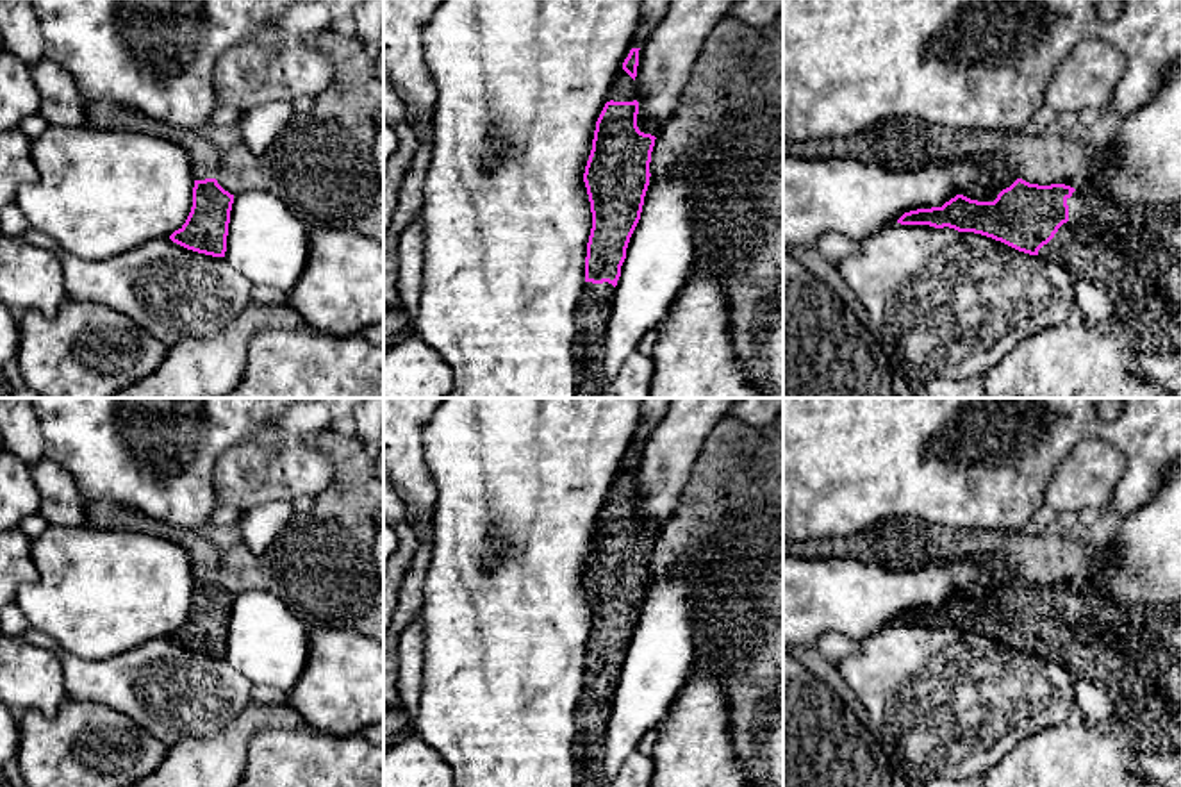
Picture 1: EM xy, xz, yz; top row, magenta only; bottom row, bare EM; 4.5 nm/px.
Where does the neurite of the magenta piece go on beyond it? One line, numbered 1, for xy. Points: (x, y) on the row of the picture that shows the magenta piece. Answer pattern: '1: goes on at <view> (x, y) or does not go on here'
1: does not go on here

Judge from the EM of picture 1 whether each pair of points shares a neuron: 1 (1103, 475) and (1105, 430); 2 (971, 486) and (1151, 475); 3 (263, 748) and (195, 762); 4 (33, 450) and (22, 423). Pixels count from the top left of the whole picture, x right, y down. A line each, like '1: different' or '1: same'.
1: different
2: same
3: different
4: same

